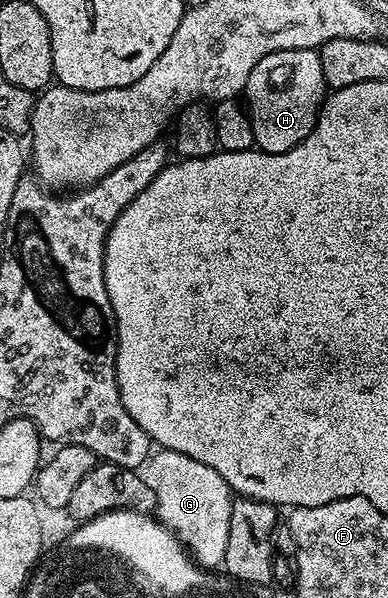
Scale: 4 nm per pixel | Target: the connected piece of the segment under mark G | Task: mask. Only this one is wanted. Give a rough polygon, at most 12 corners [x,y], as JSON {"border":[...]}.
{"border":[[158,449],[157,521],[199,568],[221,568],[235,500],[216,469]]}

